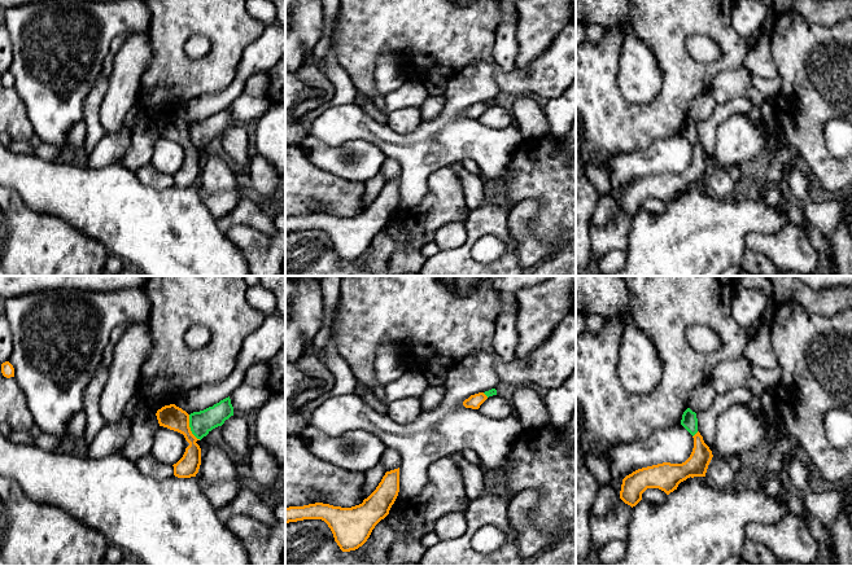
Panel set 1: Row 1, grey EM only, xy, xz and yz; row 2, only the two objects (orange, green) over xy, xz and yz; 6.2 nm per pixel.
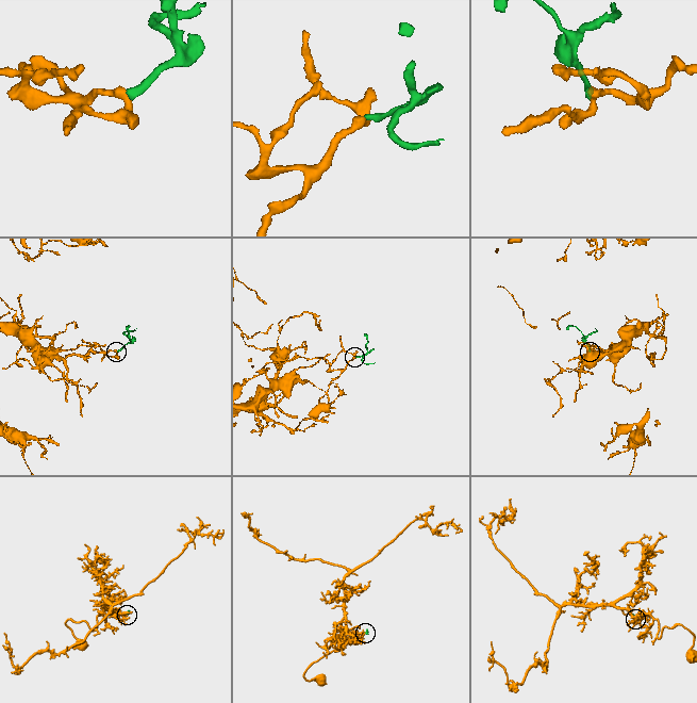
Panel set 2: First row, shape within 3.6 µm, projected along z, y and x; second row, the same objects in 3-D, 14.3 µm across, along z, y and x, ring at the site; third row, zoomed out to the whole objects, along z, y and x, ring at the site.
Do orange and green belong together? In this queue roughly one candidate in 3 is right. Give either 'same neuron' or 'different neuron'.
different neuron

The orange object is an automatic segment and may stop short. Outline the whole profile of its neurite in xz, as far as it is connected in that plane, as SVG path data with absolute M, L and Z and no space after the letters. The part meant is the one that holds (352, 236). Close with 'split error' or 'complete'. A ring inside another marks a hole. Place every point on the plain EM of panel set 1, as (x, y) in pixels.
M399 177L386 181L376 199L351 218L315 212L285 218L285 233L322 229L331 238L342 262L355 260L370 247L375 236L384 229L399 202Z | complete

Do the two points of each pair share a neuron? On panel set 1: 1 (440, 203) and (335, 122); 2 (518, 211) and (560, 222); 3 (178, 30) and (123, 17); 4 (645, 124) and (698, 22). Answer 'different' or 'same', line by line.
1: different
2: different
3: different
4: same

